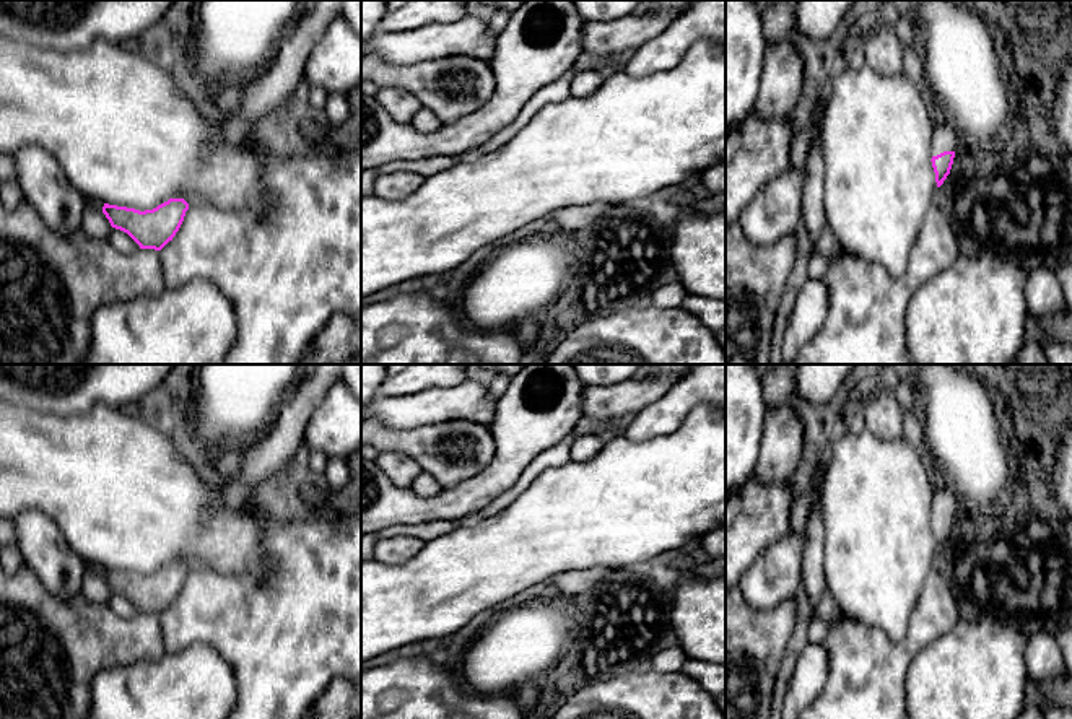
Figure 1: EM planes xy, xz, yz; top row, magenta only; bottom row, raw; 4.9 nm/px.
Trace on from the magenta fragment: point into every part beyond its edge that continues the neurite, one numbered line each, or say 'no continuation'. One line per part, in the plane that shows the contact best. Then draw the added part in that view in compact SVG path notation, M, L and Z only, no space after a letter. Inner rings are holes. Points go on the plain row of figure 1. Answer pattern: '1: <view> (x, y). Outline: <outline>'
1: yz (945, 501). Outline: M950 483L934 488L934 501L930 506L930 521L937 521L943 516L955 516L960 503L958 493Z

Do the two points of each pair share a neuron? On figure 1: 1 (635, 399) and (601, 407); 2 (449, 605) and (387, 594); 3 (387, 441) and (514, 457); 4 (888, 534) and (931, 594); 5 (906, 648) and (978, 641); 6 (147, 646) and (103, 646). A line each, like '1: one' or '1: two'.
1: one
2: one
3: two
4: two
5: two
6: one

